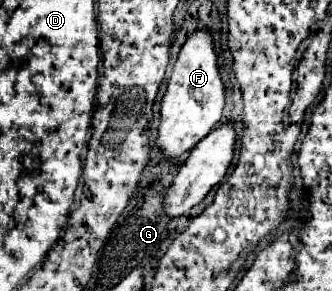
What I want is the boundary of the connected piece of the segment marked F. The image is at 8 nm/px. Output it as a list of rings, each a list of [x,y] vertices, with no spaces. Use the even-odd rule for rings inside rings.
[[[197,28],[183,44],[173,74],[167,84],[167,92],[161,100],[161,124],[157,146],[167,158],[177,158],[179,154],[195,148],[195,144],[205,138],[215,124],[221,120],[225,106],[225,82],[219,74],[219,56],[215,52],[213,36],[209,28]]]

